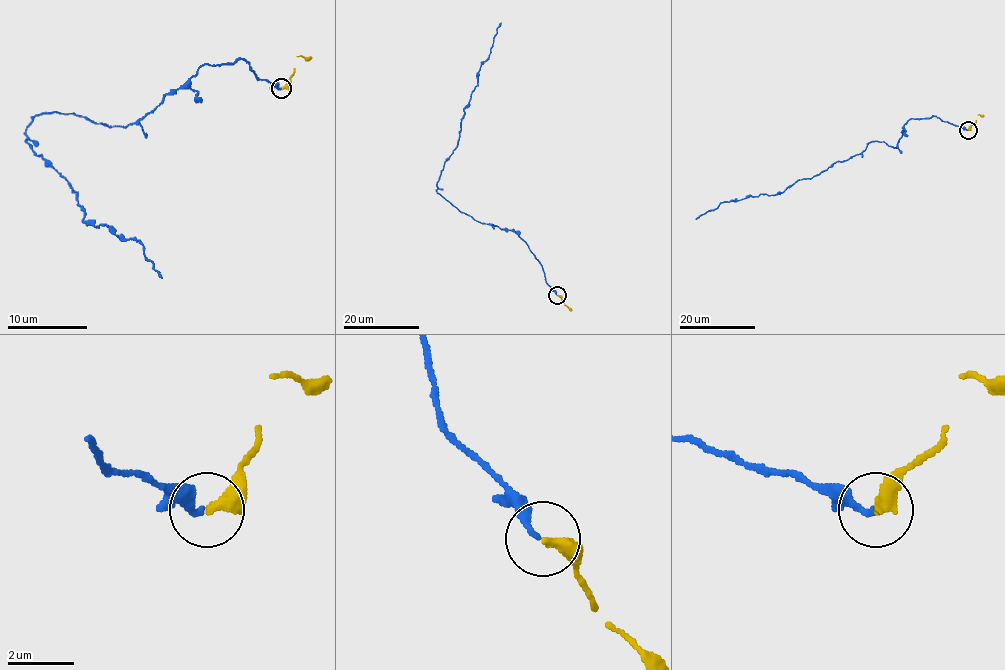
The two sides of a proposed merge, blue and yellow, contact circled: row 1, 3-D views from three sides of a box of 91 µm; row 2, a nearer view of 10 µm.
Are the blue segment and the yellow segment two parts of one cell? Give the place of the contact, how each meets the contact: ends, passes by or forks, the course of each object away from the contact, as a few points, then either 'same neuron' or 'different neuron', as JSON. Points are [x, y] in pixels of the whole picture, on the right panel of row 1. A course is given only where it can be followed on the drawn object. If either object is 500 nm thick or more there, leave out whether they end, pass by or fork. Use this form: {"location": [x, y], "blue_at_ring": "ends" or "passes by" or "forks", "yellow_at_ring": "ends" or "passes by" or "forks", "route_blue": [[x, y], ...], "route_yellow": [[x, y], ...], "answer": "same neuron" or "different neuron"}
{"location": [968, 130], "blue_at_ring": "ends", "yellow_at_ring": "ends", "route_blue": [[968, 129], [935, 116], [911, 118], [896, 147], [870, 142], [777, 195], [723, 201], [695, 219]], "route_yellow": [[968, 129], [977, 114], [984, 116]], "answer": "same neuron"}

